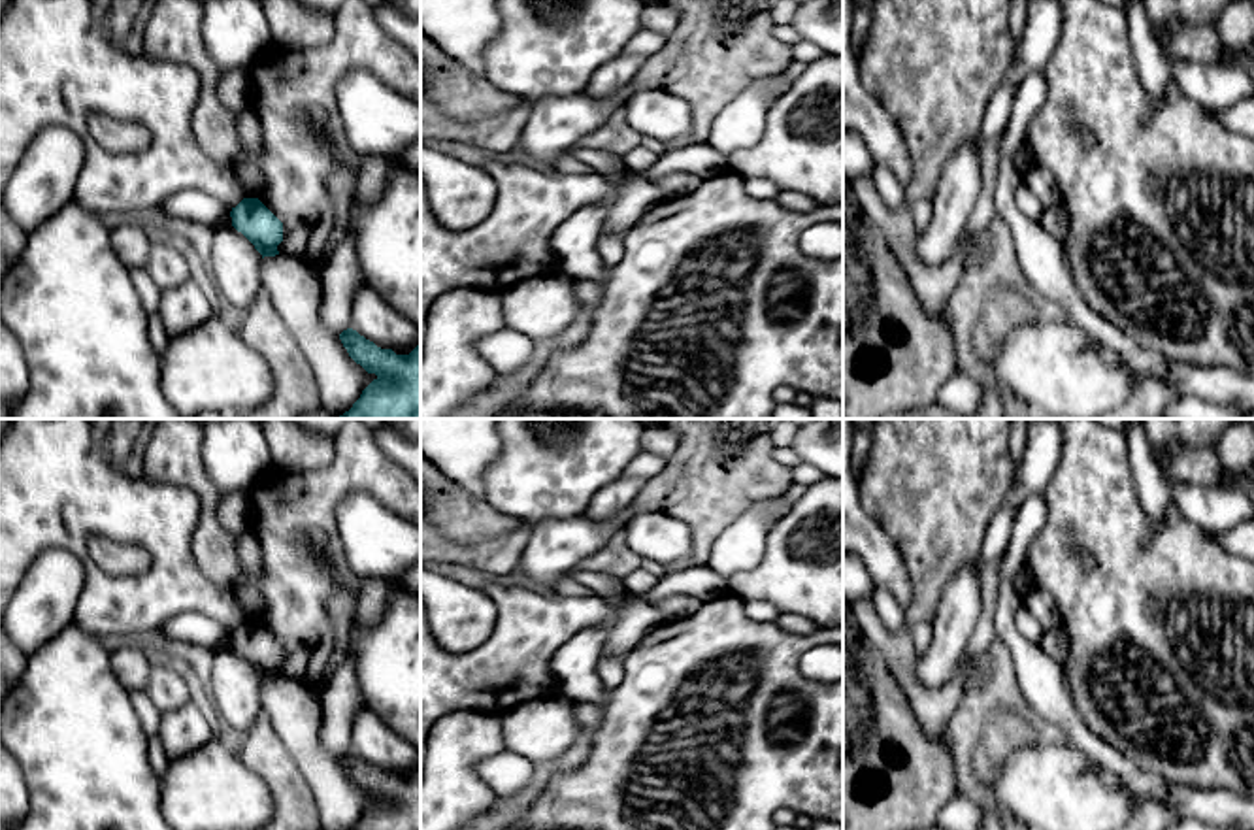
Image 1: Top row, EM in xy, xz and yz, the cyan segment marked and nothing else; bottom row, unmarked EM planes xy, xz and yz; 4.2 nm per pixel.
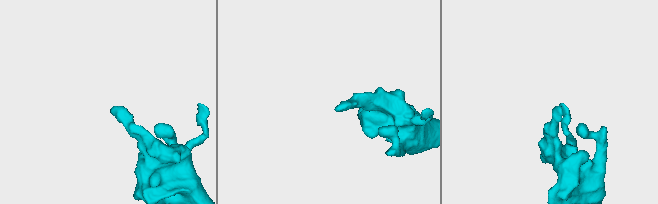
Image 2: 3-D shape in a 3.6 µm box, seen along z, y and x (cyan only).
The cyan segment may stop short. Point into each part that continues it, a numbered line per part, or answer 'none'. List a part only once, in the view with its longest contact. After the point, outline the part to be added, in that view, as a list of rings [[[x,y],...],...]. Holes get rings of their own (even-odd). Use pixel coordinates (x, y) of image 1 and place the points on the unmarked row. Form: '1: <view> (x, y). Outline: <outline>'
none

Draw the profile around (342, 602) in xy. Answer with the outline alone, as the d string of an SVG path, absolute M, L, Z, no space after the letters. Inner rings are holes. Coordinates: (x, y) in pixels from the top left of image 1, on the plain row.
M345 583L343 587L336 589L326 602L326 611L336 630L336 649L334 649L322 687L332 679L336 668L347 656L347 638L353 626L356 604L358 604L358 592L351 583Z

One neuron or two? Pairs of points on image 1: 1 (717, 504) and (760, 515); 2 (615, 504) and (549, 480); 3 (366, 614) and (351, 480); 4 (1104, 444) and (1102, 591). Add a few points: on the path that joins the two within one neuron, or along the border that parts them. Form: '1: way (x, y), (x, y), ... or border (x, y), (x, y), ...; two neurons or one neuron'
1: border (783, 493), (745, 508), (713, 544); two neurons
2: border (623, 472), (608, 481), (583, 512); two neurons
3: border (362, 581), (359, 593); two neurons
4: way (1104, 480), (1104, 555); one neuron

